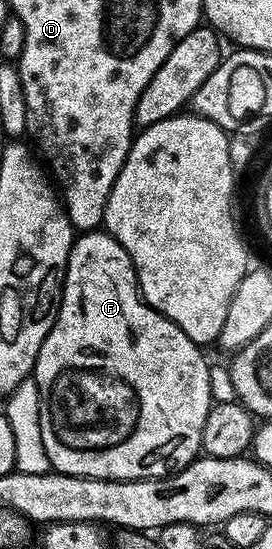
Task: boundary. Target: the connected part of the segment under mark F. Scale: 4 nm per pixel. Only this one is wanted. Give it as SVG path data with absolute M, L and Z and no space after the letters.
M94 231L78 236L73 242L69 264L63 273L63 292L59 297L57 322L39 351L36 380L41 380L40 392L47 400L41 407L41 426L43 427L43 447L47 447L50 466L63 476L81 477L83 480L103 481L143 481L163 478L192 466L203 453L203 431L207 427L209 412L213 409L213 377L205 362L202 346L196 345L177 325L172 325L166 317L156 313L146 305L137 284L137 271L133 268L127 251L110 233Z

